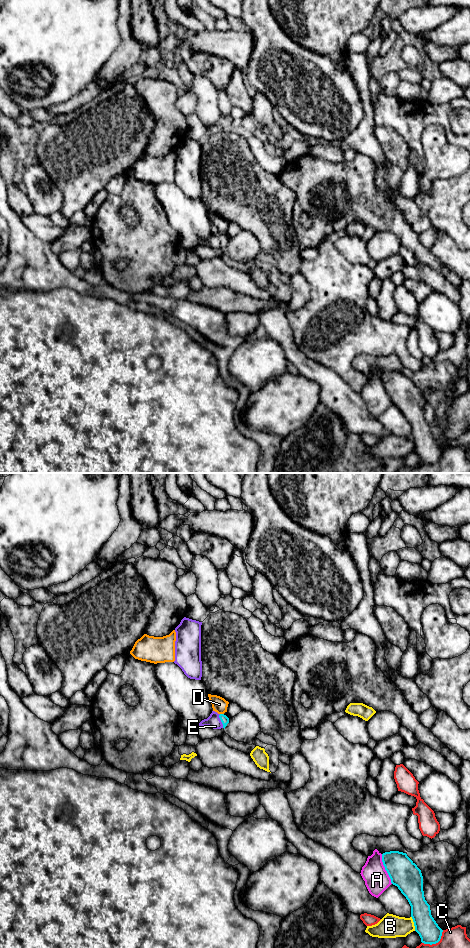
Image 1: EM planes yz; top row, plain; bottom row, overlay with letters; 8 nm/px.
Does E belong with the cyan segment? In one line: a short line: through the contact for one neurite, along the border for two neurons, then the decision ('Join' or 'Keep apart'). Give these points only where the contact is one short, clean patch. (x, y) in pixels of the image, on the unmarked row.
Line: yz (224, 239), (221, 241), (213, 241). Join

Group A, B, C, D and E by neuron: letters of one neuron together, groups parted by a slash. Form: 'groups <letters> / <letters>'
groups A / B / C / D / E

